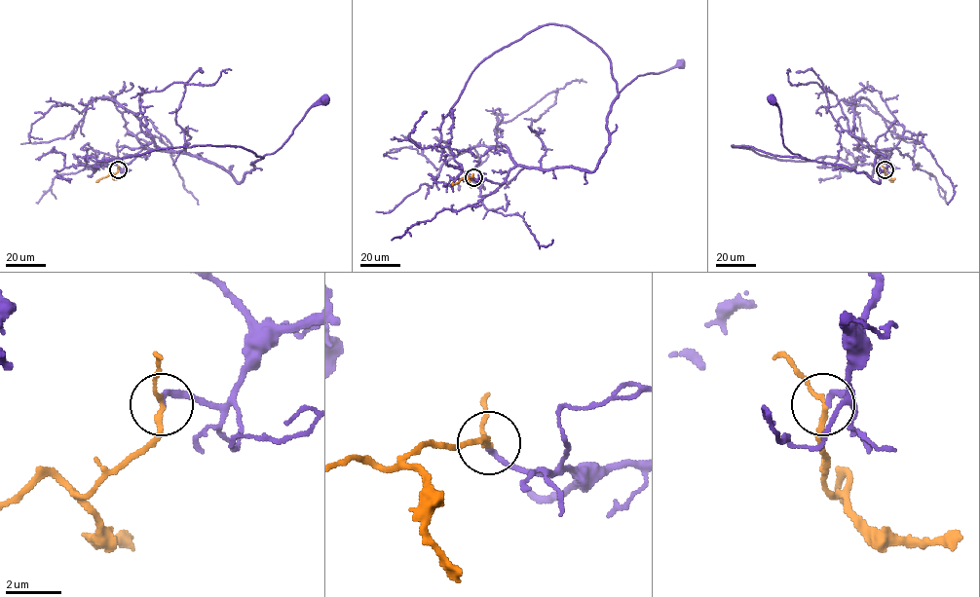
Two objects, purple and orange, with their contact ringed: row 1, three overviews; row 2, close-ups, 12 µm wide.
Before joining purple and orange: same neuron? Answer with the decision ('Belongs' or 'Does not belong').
Belongs

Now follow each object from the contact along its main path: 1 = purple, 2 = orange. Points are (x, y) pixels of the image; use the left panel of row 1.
1: (118, 168), (149, 149), (168, 150), (211, 162), (240, 182), (251, 164), (276, 152), (305, 113), (324, 100)
2: (118, 168), (114, 175), (96, 181)

